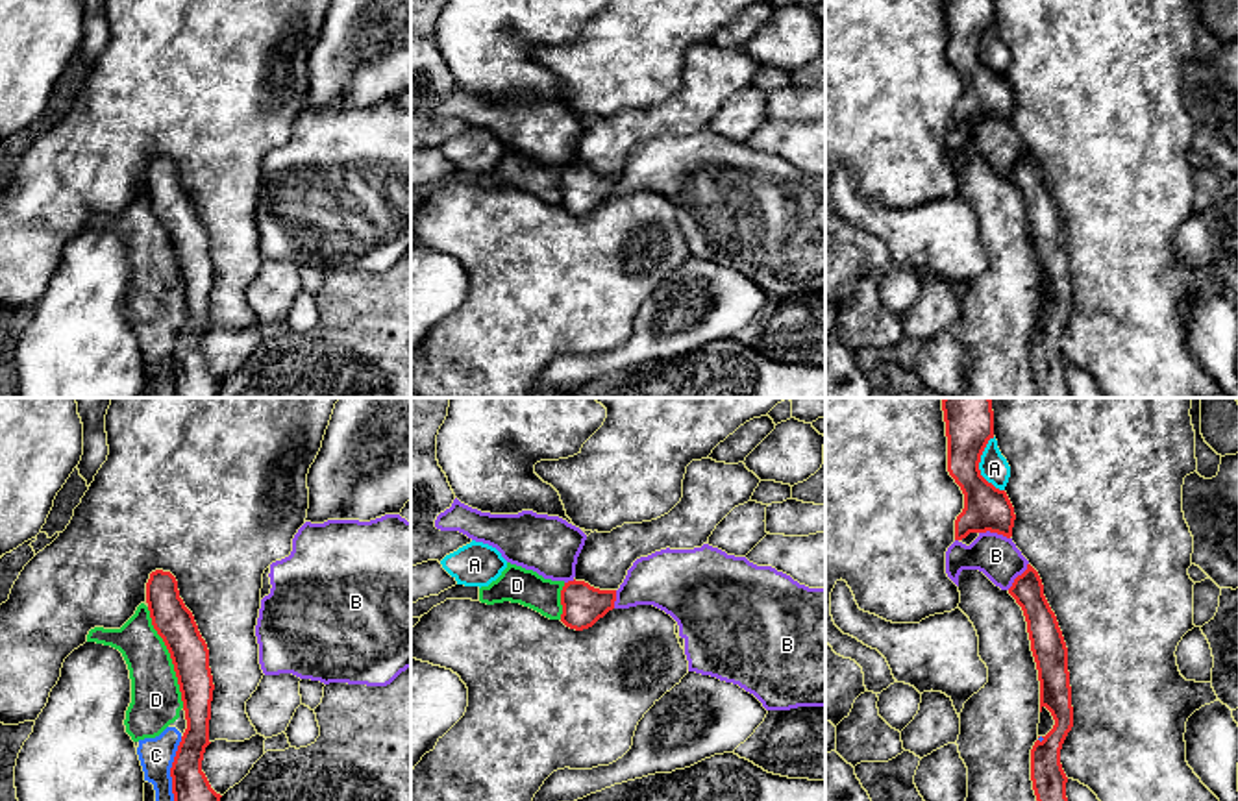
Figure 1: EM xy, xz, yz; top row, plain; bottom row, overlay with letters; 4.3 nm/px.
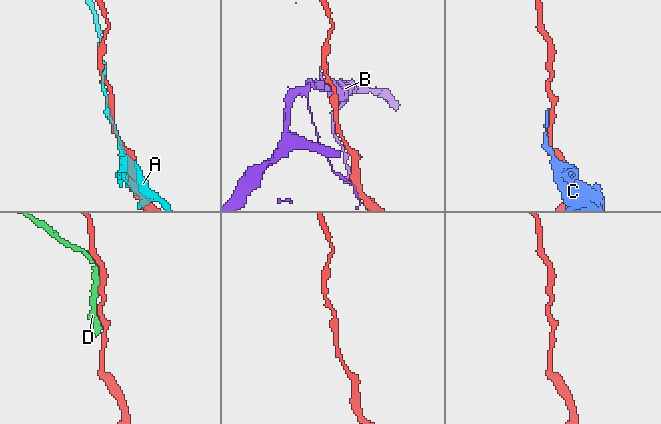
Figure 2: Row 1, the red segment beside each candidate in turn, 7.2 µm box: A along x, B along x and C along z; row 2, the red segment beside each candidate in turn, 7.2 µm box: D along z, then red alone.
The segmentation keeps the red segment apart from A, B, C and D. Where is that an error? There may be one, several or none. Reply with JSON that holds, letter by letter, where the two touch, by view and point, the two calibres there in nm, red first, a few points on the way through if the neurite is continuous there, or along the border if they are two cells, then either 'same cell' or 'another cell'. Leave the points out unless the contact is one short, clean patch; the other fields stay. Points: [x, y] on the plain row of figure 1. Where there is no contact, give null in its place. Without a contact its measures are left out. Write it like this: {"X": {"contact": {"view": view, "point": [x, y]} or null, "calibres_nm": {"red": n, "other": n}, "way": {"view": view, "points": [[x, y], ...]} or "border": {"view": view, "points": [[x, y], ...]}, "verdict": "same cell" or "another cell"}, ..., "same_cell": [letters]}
{"A": {"contact": {"view": "yz", "point": [978, 52]}, "calibres_nm": {"red": 190, "other": 120}, "verdict": "another cell"}, "B": {"contact": {"view": "yz", "point": [994, 117]}, "calibres_nm": {"red": 190, "other": 190}, "verdict": "another cell"}, "C": {"contact": {"view": "xy", "point": [171, 359]}, "calibres_nm": {"red": 190, "other": 150}, "verdict": "another cell"}, "D": {"contact": {"view": "xy", "point": [171, 243]}, "calibres_nm": {"red": 170, "other": 220}, "verdict": "another cell"}, "same_cell": []}

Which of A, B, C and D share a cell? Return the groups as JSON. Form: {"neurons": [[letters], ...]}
{"neurons": [["A"], ["B"], ["C", "D"]]}

